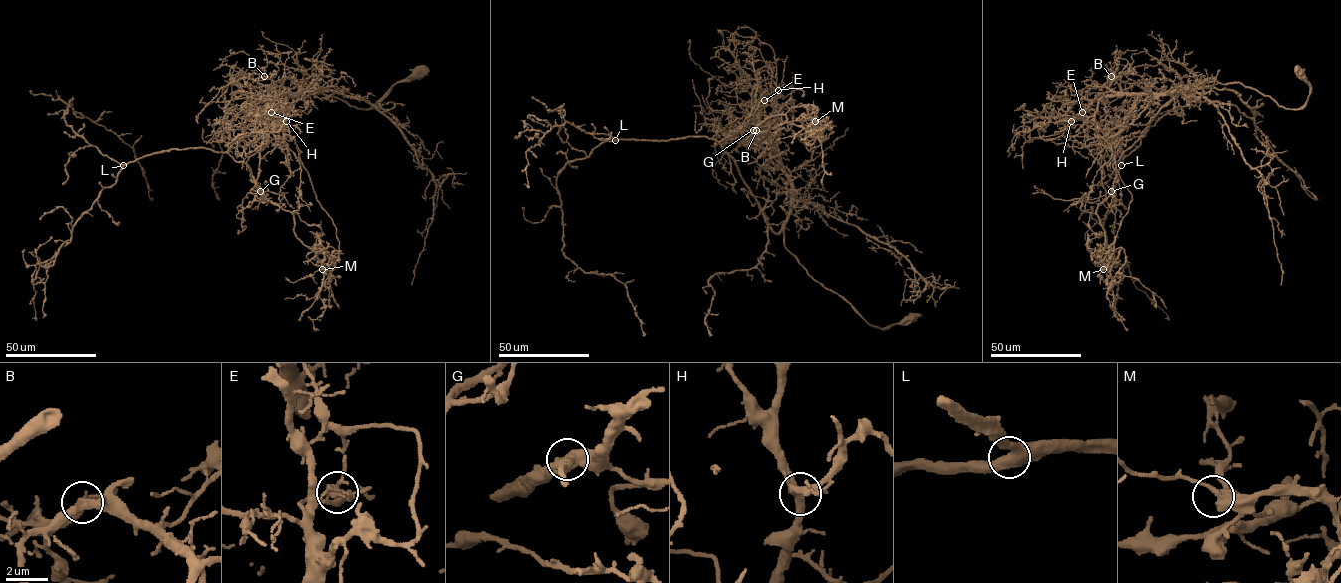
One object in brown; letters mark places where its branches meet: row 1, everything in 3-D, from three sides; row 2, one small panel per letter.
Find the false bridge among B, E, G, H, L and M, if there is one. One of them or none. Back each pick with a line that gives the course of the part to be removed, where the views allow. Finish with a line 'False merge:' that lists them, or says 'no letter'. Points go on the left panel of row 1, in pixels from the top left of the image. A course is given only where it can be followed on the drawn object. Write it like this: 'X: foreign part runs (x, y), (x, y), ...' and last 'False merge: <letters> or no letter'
E: foreign part runs (272, 112), (278, 121), (271, 127), (301, 152), (339, 242), (319, 292), (318, 330)
False merge: E

